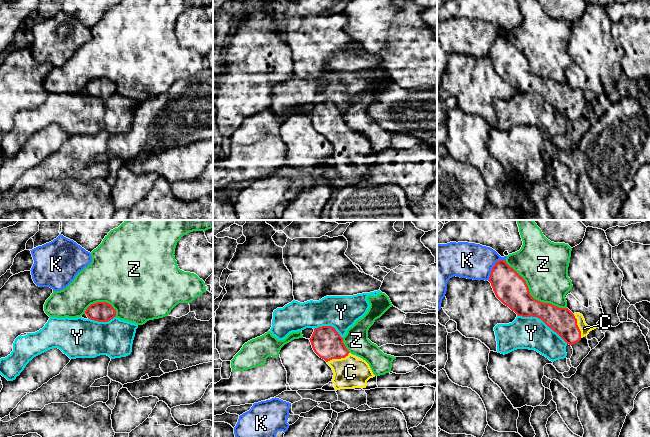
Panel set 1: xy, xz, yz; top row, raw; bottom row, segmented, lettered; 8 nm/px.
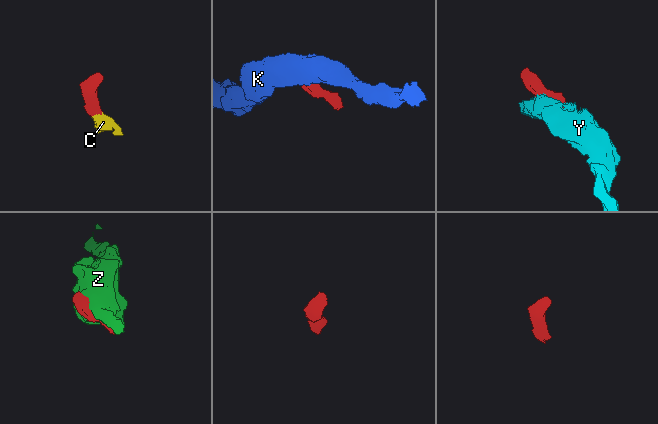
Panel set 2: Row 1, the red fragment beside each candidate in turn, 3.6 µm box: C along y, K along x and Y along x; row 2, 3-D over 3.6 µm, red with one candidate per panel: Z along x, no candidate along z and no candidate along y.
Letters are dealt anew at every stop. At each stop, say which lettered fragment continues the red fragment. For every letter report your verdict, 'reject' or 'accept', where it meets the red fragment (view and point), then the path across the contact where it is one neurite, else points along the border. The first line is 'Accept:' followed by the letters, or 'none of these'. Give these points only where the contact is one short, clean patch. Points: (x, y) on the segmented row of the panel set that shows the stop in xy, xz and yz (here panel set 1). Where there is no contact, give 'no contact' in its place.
Accept: C
C: accept | yz (577, 326) | across yz (562, 321), (568, 326), (577, 326), (584, 328)
K: reject | yz (492, 268) | along yz (503, 259), (499, 259), (495, 263), (488, 280)
Y: reject | yz (542, 320) | along yz (517, 314), (540, 318), (567, 343)
Z: reject | yz (530, 295)

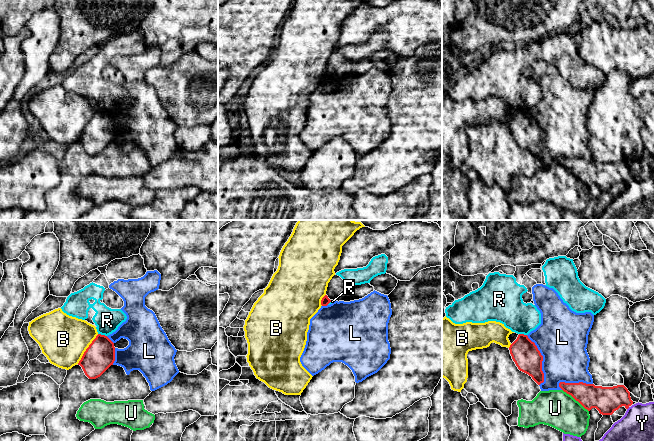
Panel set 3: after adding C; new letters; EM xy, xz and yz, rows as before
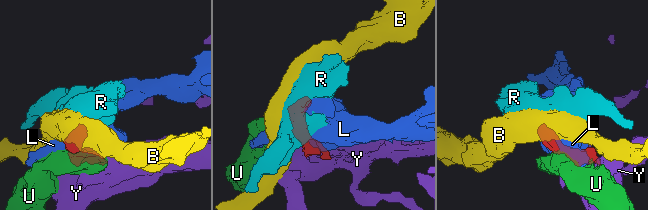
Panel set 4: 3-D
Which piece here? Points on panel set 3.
Accept: none of these
B: reject | xy (86, 349) | along xy (98, 334), (77, 363)
L: reject | yz (542, 360)
R: reject | xy (102, 335) | along xy (98, 333), (106, 336)
U: reject | yz (575, 399) | along yz (562, 389), (588, 411)
Y: reject | no contact

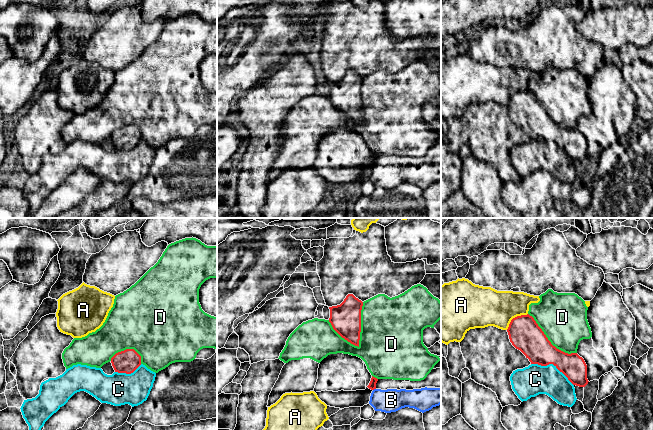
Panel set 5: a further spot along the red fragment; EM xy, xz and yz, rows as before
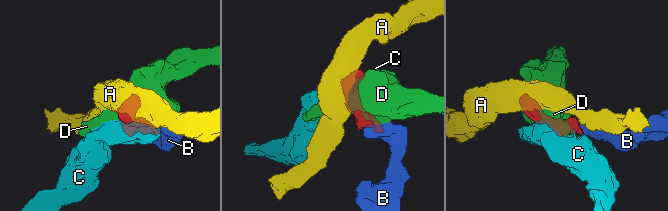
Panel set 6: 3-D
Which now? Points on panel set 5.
Accept: none of these
A: reject | yz (515, 317) | along yz (527, 313), (515, 316), (506, 329)
B: reject | xz (374, 388) | along xz (375, 388), (373, 390)
C: reject | yz (553, 364) | along yz (531, 363), (539, 365), (553, 364), (573, 385)
D: reject | xz (360, 325)

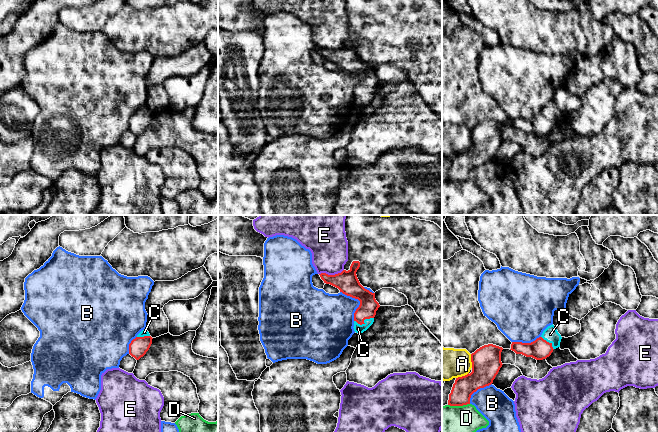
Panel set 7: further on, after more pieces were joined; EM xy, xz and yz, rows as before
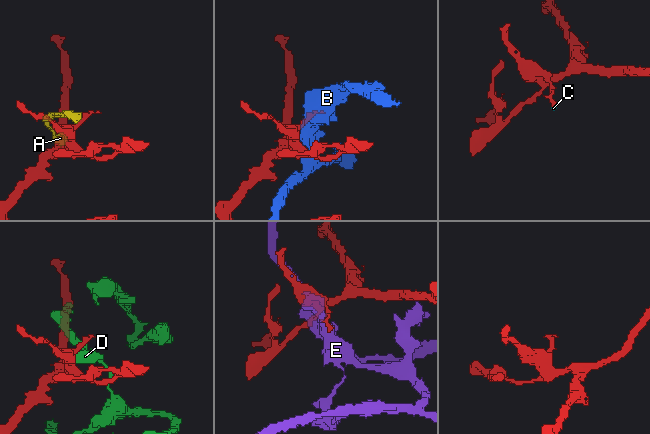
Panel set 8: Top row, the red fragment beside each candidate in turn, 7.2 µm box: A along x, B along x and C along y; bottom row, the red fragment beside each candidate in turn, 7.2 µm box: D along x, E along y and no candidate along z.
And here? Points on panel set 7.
Accept: C
A: reject | yz (471, 361) | along yz (470, 354), (472, 367)
B: reject | xz (359, 300)
C: accept | xz (363, 321) | across xz (368, 306), (363, 321), (358, 328)
D: reject | yz (458, 405)
E: reject | xz (331, 275)

